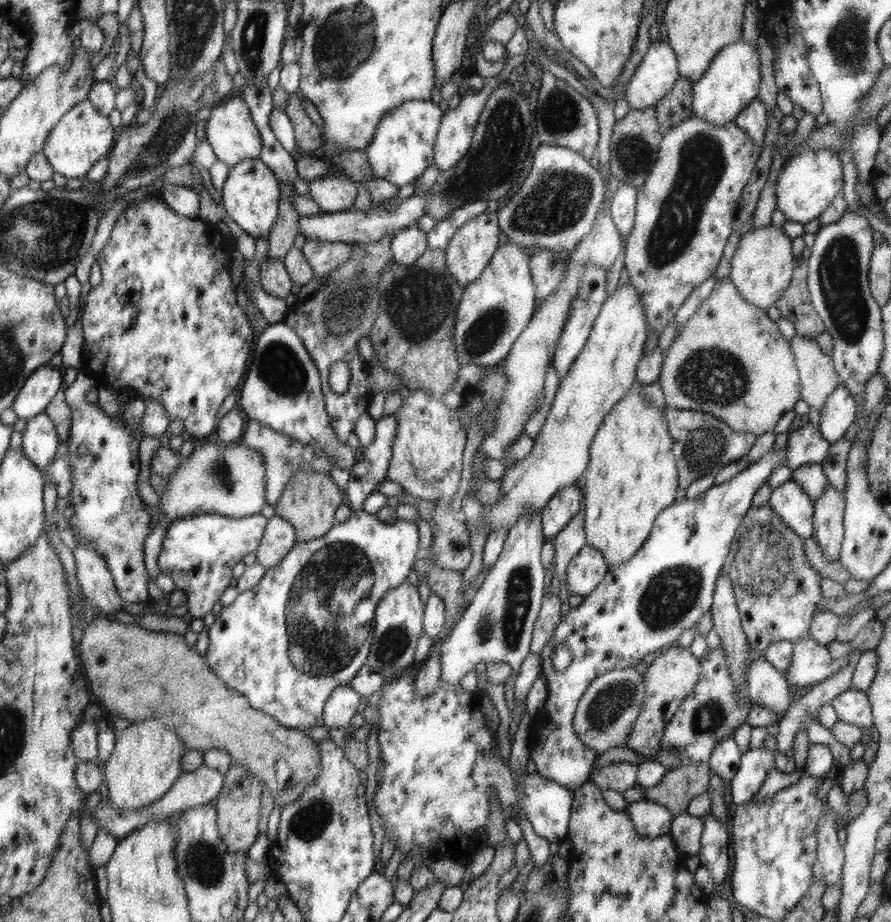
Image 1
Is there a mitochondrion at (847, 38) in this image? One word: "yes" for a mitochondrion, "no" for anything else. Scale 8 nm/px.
yes

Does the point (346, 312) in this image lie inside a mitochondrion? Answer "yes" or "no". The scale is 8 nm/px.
yes

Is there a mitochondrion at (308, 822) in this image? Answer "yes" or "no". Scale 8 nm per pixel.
yes

